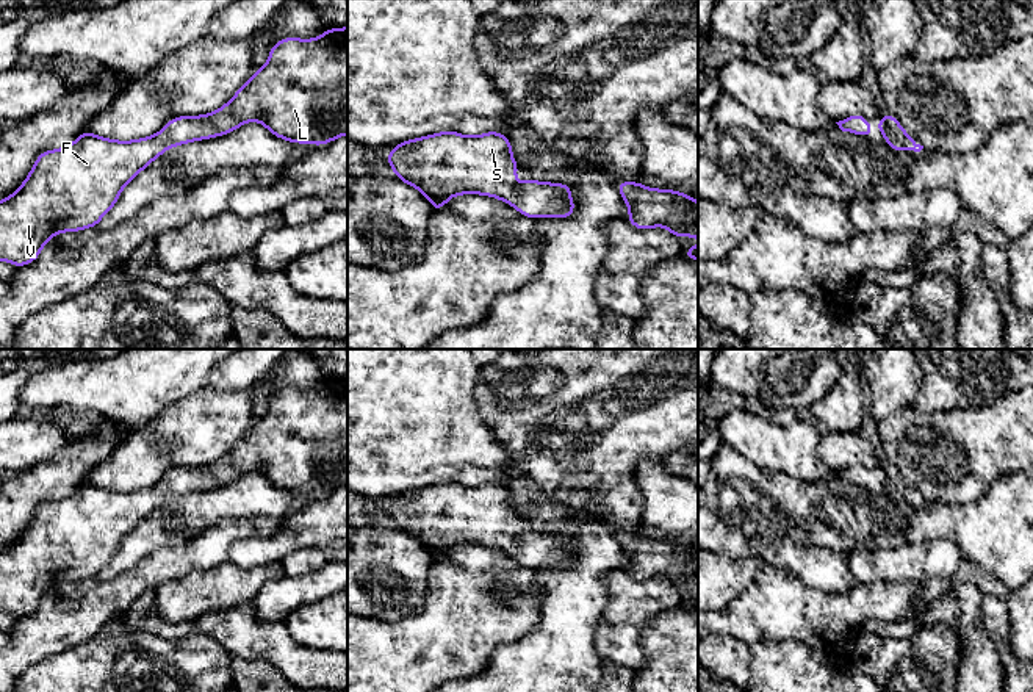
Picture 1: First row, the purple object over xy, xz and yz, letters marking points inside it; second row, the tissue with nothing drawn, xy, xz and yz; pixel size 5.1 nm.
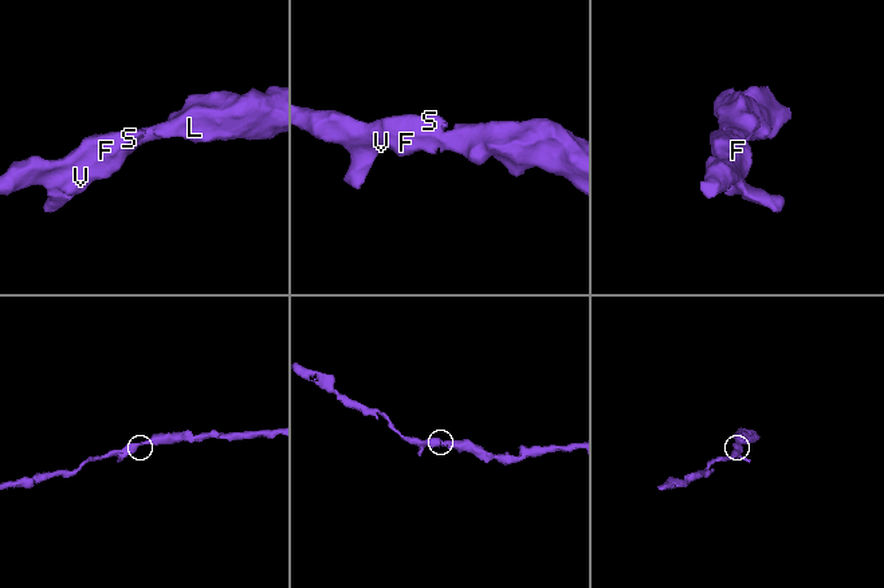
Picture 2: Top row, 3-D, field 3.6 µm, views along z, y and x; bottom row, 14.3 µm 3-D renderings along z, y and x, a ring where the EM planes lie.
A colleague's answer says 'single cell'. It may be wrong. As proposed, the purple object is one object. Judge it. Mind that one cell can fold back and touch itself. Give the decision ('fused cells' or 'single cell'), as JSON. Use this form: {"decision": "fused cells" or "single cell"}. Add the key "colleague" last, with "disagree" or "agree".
{"decision": "single cell", "colleague": "agree"}

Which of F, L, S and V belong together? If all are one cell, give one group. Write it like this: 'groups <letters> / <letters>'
groups F L S V

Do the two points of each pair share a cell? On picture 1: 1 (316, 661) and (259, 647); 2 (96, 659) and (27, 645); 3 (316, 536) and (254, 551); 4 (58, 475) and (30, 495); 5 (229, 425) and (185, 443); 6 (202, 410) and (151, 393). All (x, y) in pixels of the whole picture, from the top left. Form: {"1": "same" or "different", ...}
{"1": "same", "2": "different", "3": "same", "4": "same", "5": "same", "6": "different"}

